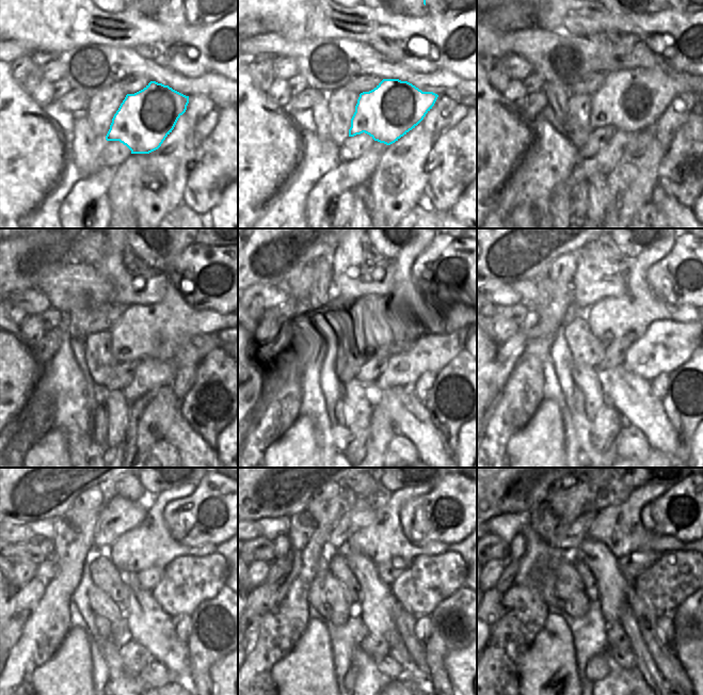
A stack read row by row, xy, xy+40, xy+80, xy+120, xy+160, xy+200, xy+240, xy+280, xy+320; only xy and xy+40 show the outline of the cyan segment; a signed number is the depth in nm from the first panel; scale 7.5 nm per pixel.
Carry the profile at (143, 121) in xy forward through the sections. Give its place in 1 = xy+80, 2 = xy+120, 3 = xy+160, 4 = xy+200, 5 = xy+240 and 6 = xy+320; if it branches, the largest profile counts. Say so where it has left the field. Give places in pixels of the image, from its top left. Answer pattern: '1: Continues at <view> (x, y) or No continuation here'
1: Continues at xy+80 (632, 100)
2: Continues at xy+120 (155, 331)
3: Continues at xy+160 (378, 325)
4: Continues at xy+200 (610, 318)
5: Continues at xy+240 (150, 543)
6: Continues at xy+320 (620, 527)

